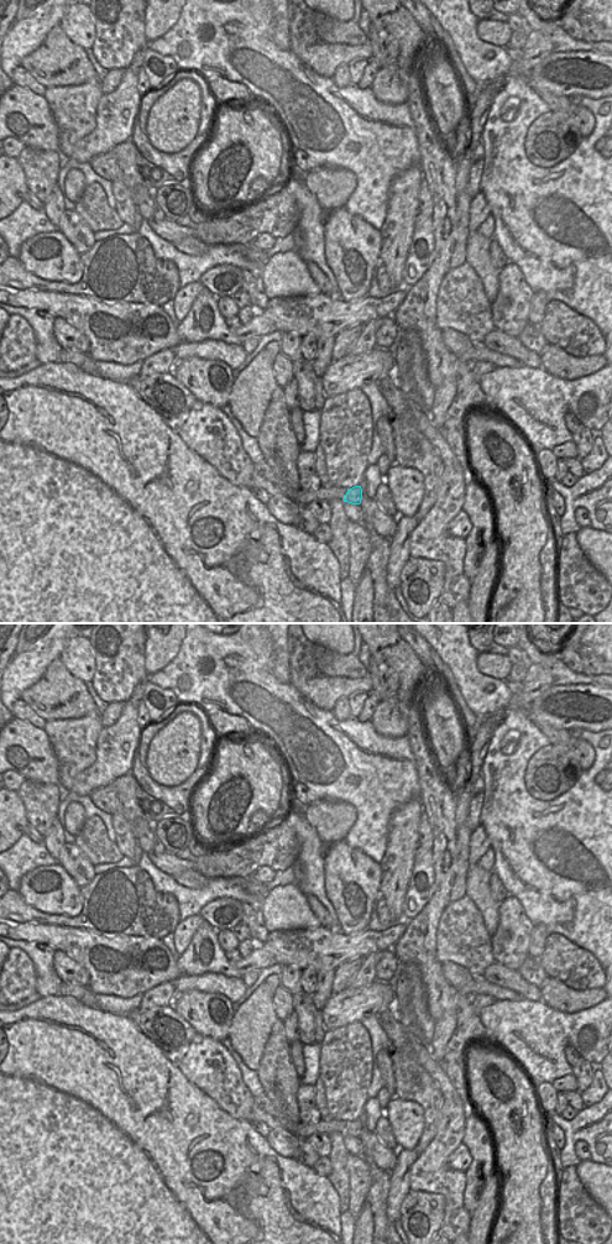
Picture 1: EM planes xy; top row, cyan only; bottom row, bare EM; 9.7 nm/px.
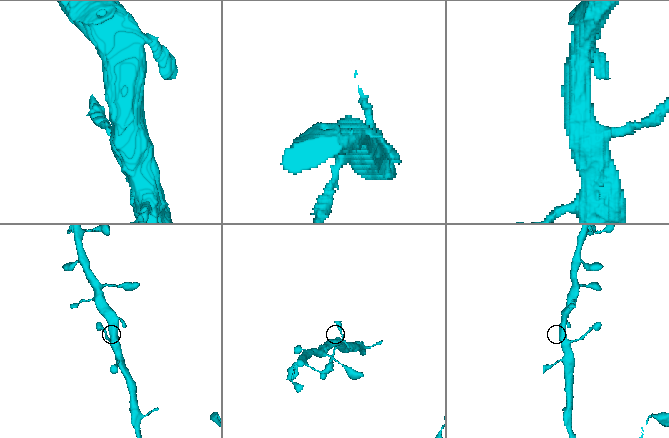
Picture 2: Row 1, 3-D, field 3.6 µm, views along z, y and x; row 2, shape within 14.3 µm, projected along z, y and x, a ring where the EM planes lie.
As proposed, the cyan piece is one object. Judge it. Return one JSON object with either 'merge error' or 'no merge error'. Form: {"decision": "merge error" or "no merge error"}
{"decision": "no merge error"}

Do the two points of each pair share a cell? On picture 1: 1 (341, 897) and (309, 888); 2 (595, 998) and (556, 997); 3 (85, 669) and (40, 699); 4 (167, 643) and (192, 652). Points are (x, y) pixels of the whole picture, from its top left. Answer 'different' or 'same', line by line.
1: different
2: same
3: different
4: different

